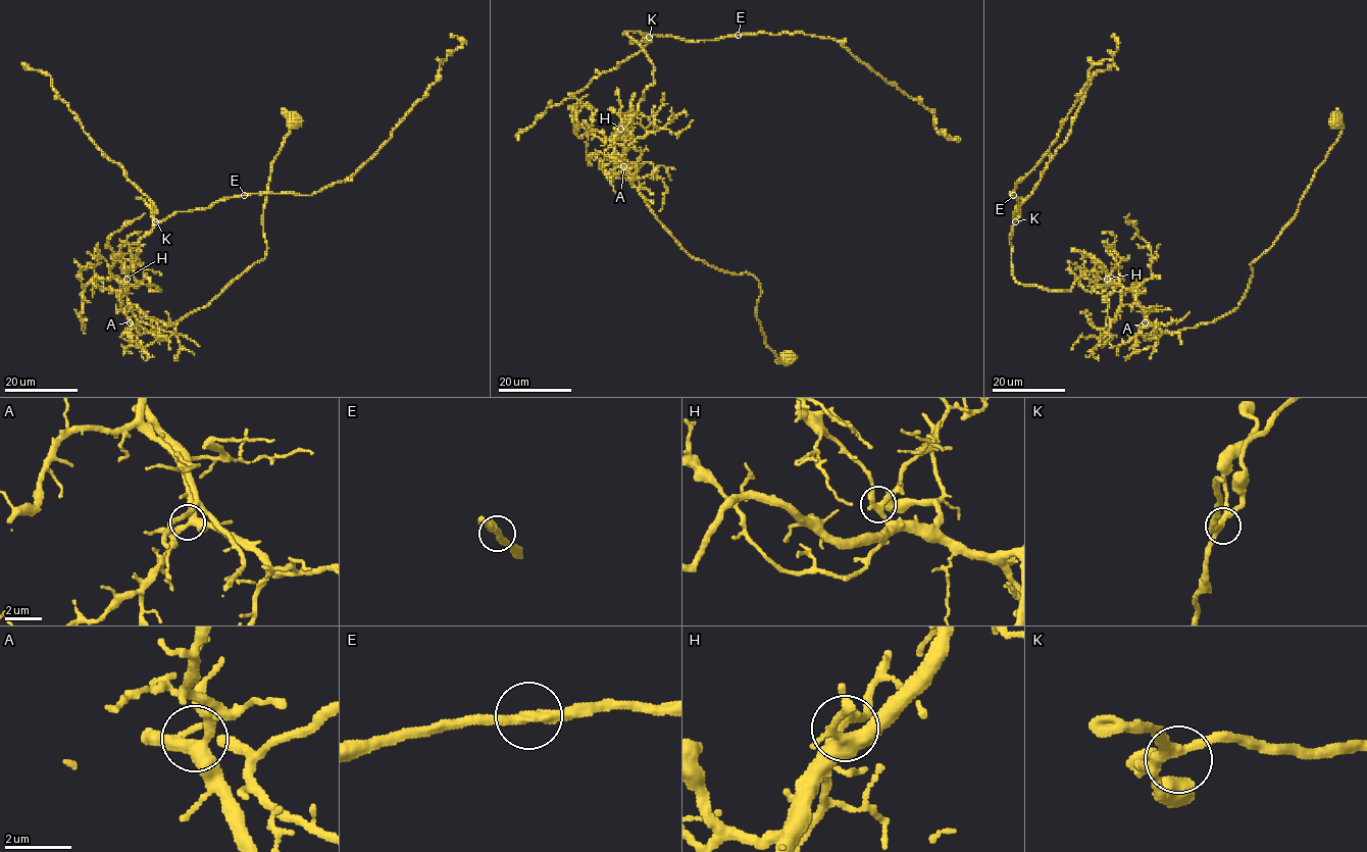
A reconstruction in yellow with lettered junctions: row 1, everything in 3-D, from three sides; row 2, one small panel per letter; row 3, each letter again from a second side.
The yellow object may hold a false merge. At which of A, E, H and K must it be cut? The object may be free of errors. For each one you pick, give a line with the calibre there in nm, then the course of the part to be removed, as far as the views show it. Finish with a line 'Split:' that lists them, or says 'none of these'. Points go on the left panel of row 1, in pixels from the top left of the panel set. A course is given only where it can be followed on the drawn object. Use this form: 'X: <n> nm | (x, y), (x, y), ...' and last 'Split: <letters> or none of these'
Split: none of these

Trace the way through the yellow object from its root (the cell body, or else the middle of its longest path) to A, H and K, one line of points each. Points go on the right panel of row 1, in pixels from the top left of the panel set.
A: (1333, 120), (1342, 130), (1337, 140), (1295, 216), (1251, 264), (1237, 306), (1176, 332), (1145, 322)
H: (1333, 120), (1337, 140), (1295, 216), (1251, 264), (1235, 309), (1163, 333), (1130, 290), (1107, 279)
K: (1333, 120), (1297, 214), (1212, 321), (1163, 333), (1119, 286), (1020, 285), (1015, 221)

